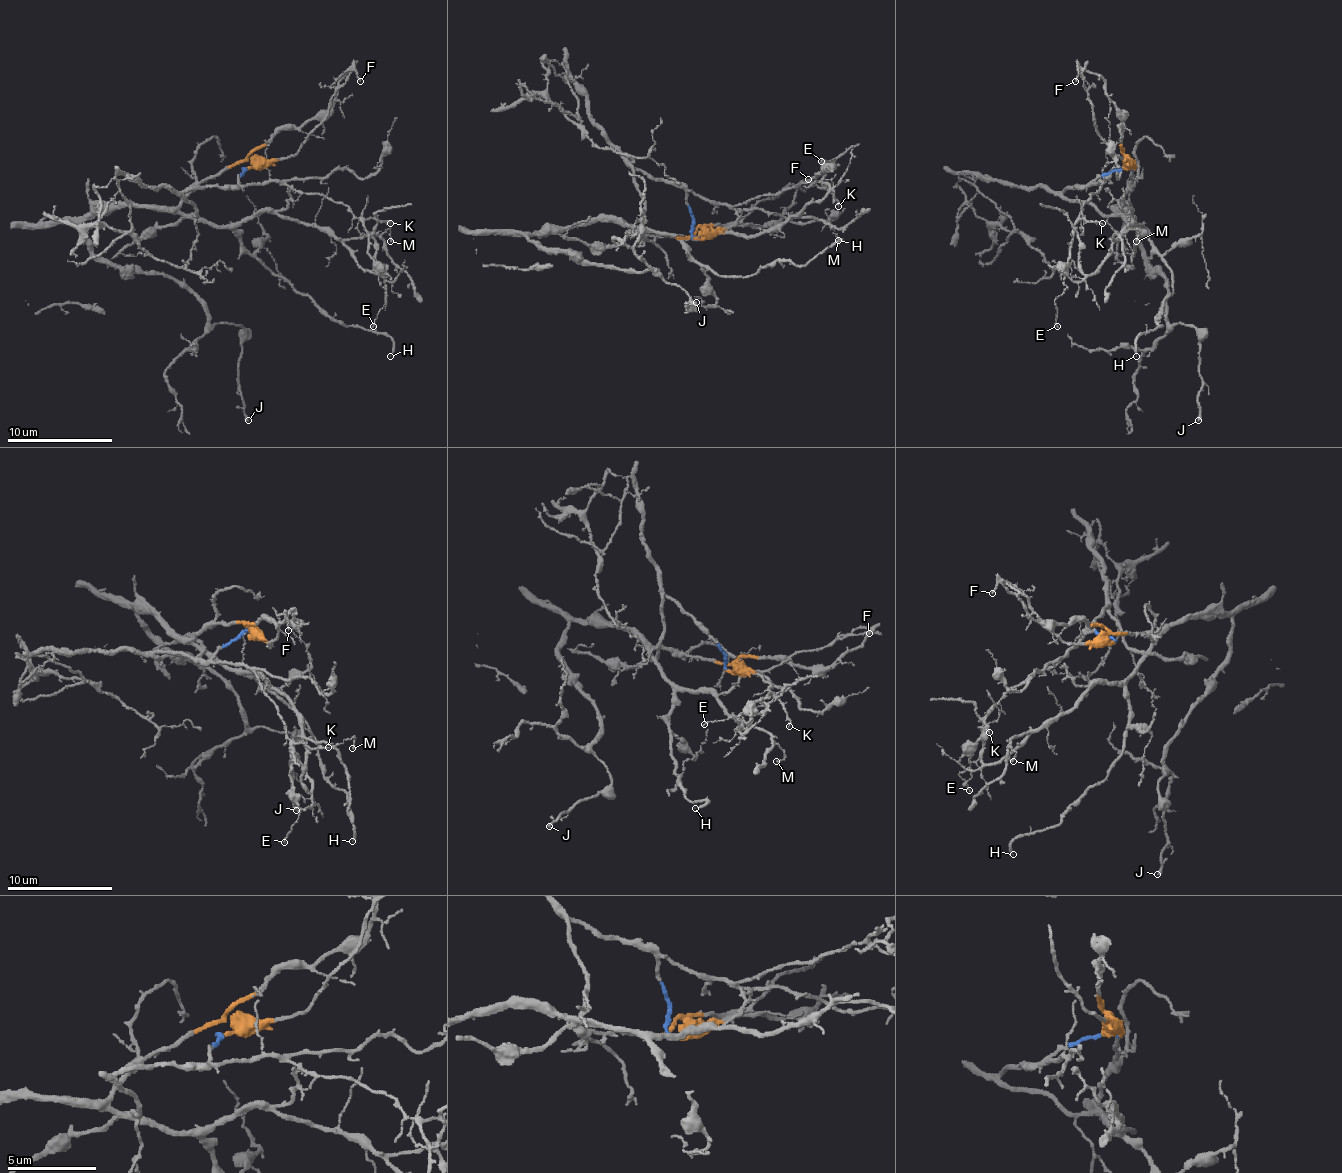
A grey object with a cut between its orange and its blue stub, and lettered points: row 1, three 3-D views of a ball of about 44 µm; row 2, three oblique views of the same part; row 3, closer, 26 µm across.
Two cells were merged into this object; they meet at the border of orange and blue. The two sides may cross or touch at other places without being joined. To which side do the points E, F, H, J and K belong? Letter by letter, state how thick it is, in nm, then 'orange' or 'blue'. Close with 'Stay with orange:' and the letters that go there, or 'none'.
E: 110 nm thick; blue
F: 130 nm thick; orange
H: 140 nm thick; orange
J: 200 nm thick; orange
K: 170 nm thick; blue
Stay with orange: F, H, J

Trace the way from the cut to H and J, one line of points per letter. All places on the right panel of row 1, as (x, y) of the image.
H: (1134, 168), (1129, 160), (1131, 187), (1121, 210), (1158, 250), (1173, 289), (1160, 326), (1142, 334), (1137, 355)
J: (1134, 168), (1129, 160), (1131, 189), (1116, 208), (1129, 213), (1166, 279), (1166, 318), (1195, 326), (1197, 421)

